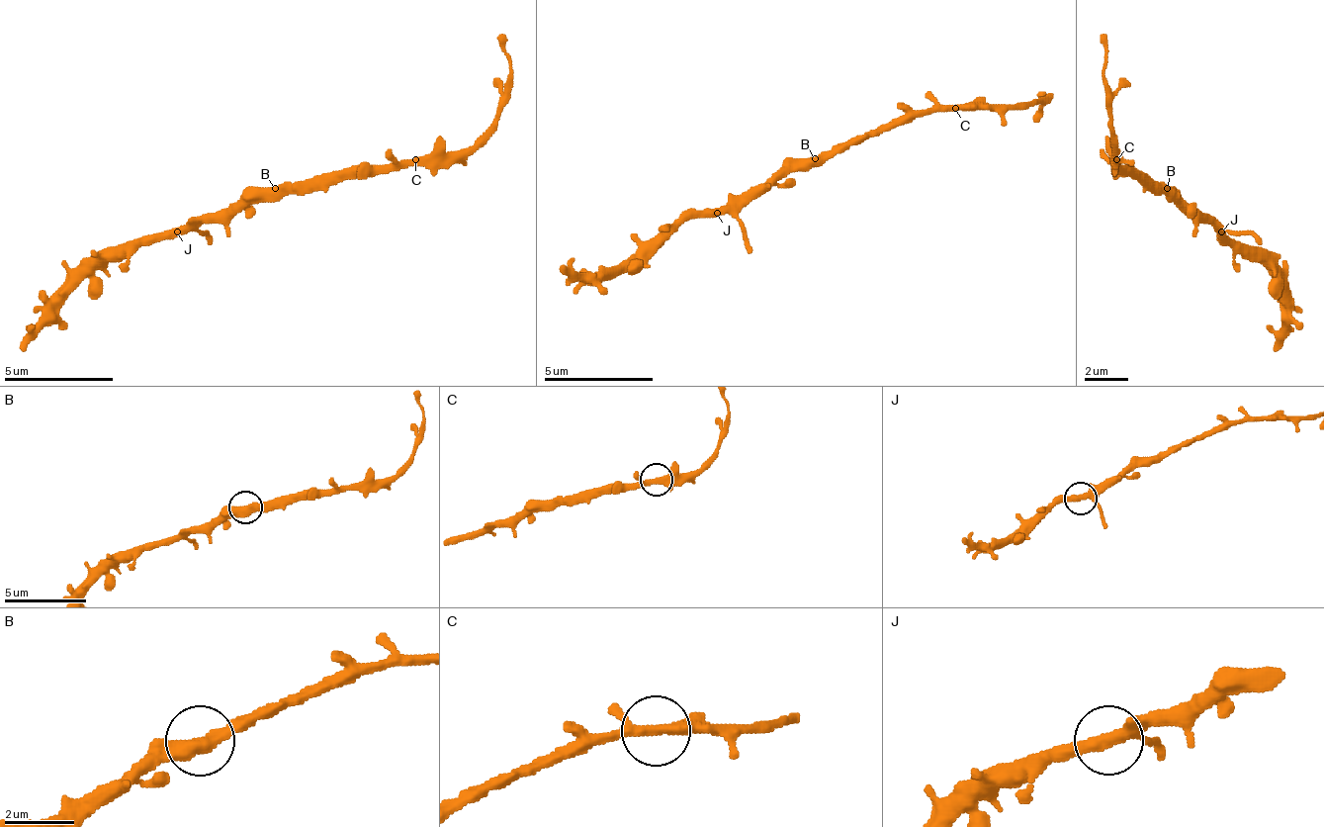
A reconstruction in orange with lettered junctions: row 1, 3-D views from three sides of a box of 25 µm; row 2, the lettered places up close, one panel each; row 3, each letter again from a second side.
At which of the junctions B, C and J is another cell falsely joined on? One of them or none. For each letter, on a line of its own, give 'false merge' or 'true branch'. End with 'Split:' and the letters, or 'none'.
B: true branch
C: true branch
J: true branch
Split: none

